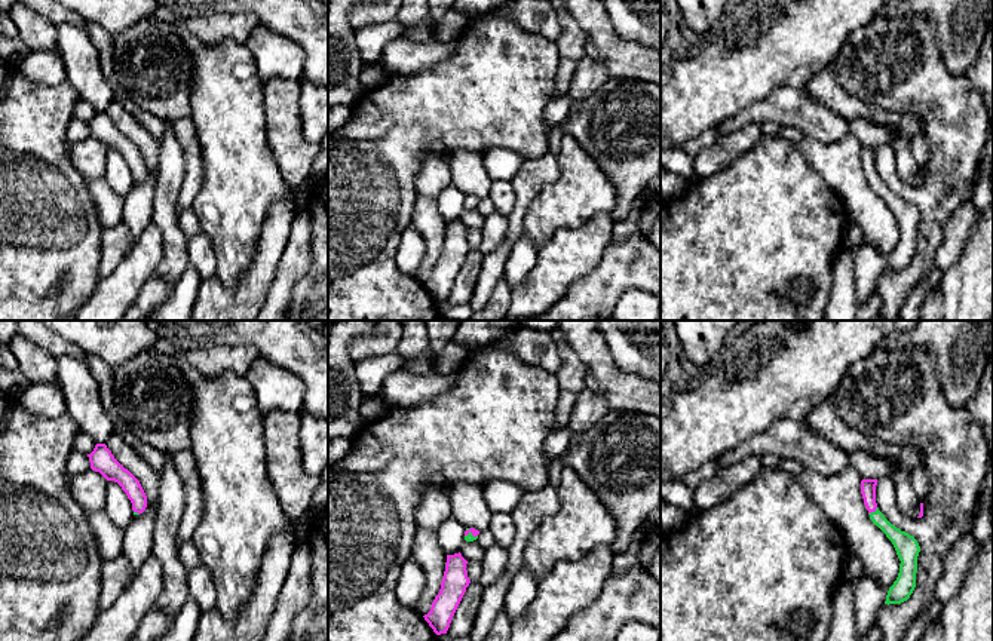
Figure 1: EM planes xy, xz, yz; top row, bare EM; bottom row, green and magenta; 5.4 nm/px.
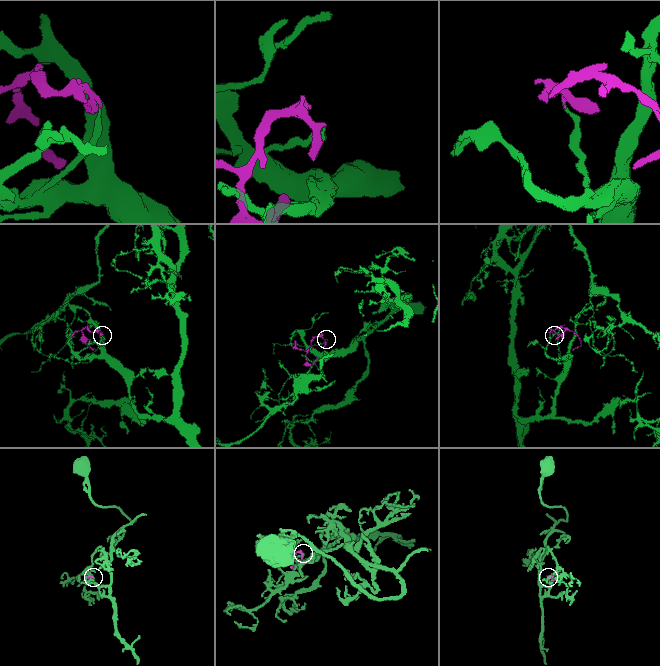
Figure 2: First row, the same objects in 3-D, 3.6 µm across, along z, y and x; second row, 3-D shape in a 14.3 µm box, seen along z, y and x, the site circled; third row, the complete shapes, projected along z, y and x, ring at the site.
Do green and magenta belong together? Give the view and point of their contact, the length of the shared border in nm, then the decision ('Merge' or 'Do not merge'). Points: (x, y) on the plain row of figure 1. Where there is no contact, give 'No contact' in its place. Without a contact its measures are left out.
Touches green at yz (873, 180). Shared border 70 nm. Merge

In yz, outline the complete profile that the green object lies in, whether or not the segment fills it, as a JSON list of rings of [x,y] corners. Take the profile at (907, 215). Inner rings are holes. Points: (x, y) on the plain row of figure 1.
[[[862,147],[861,162],[870,187],[892,209],[901,229],[898,245],[889,255],[885,272],[901,272],[910,266],[916,255],[917,224],[920,214],[913,203],[892,193],[879,178],[876,171],[876,153],[877,147]]]

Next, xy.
[[[96,111],[88,125],[92,138],[99,139],[107,148],[114,148],[122,154],[132,171],[134,183],[145,178],[147,163],[140,148],[114,126],[105,111]]]

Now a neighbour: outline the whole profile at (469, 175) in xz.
[[[457,150],[447,162],[451,172],[451,184],[465,196],[475,196],[479,200],[488,197],[493,180],[484,166],[484,153]]]

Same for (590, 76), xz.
[[[583,56],[574,70],[567,95],[571,99],[585,99],[610,79],[612,76],[601,64],[589,56]]]

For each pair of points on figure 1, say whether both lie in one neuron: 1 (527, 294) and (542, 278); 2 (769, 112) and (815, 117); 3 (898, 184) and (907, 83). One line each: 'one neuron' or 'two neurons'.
1: one neuron
2: one neuron
3: one neuron

